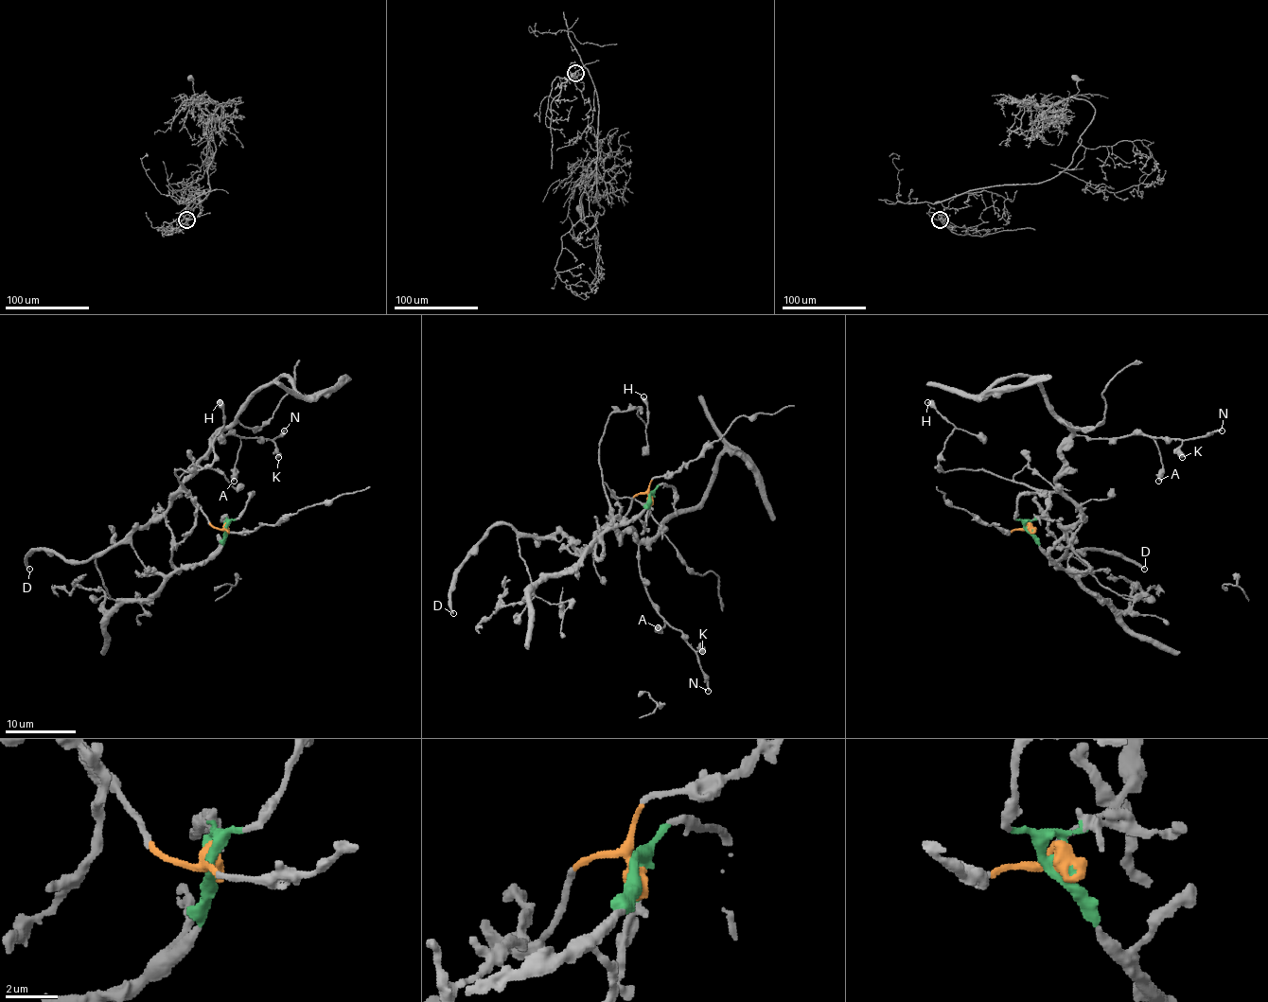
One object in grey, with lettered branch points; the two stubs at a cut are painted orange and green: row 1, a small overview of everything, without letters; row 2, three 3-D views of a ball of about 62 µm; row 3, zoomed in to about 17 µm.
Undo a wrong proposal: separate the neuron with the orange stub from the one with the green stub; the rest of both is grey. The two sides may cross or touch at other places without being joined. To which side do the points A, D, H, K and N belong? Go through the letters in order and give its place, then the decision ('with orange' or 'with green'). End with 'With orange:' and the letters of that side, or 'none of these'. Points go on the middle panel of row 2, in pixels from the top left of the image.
A: at (658, 627); with orange
D: at (453, 613); with orange
H: at (643, 396); with orange
K: at (702, 651); with orange
N: at (708, 691); with orange
With orange: A, D, H, K, N

